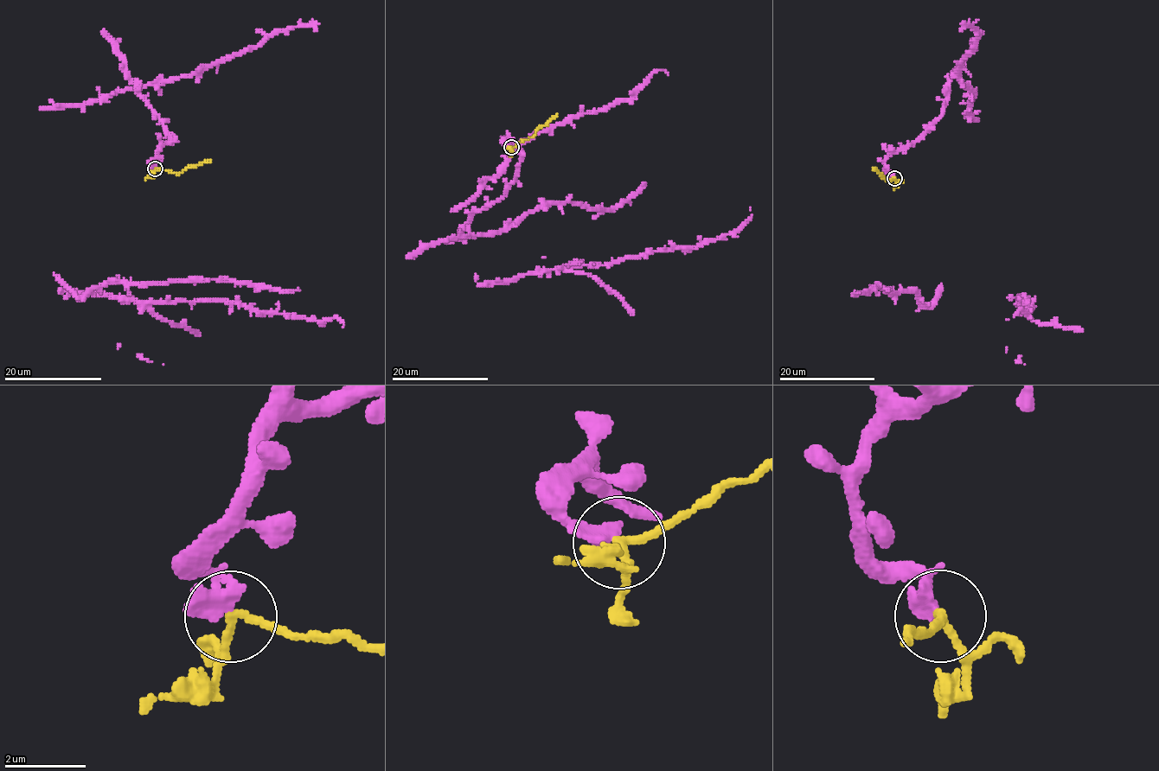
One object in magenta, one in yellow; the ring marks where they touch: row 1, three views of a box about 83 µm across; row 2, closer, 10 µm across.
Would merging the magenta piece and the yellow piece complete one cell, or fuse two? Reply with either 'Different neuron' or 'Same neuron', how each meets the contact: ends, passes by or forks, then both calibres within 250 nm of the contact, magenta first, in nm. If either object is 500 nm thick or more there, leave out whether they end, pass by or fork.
Different neuron. At the ring magenta passes by. At the ring yellow passes by. Thickness 280 nm (magenta) against 180 nm

